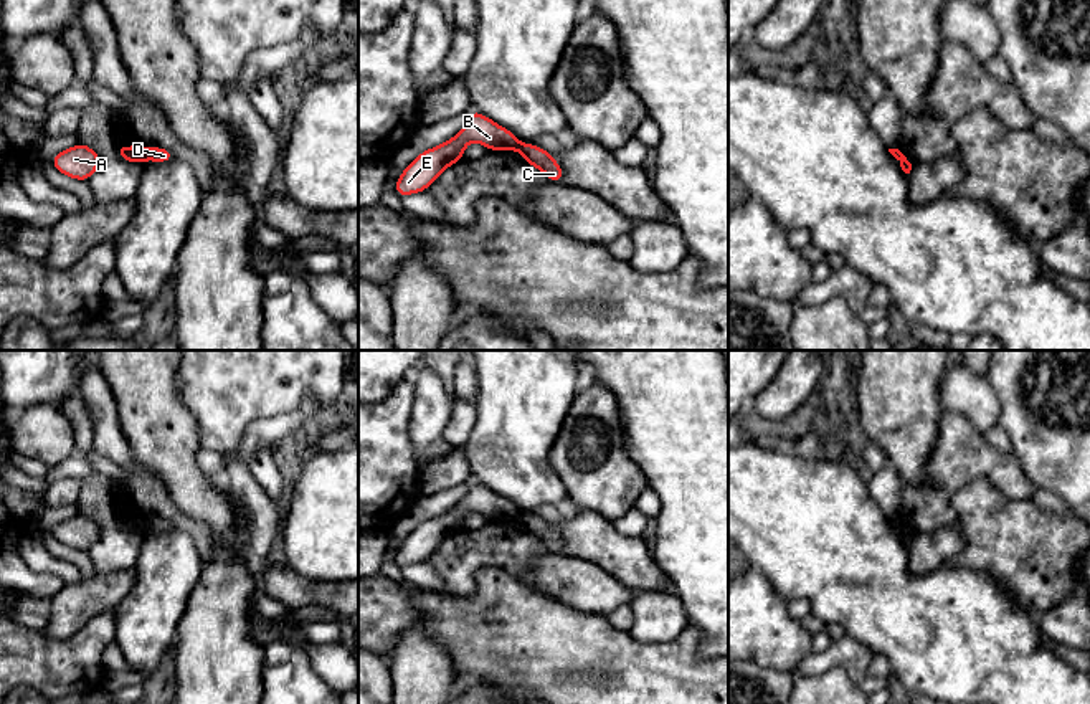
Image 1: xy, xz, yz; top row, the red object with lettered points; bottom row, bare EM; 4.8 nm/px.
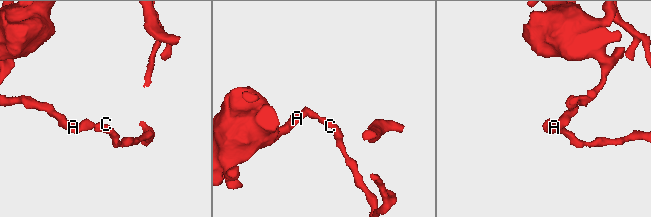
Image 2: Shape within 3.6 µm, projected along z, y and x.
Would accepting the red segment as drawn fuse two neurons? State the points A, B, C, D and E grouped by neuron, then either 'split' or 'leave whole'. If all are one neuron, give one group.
A B E / C D; split

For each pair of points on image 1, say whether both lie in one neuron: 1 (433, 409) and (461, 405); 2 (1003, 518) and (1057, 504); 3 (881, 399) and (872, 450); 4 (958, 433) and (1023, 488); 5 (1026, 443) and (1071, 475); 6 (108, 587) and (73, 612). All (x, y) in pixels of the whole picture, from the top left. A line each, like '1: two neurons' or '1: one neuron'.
1: two neurons
2: two neurons
3: two neurons
4: one neuron
5: one neuron
6: one neuron

